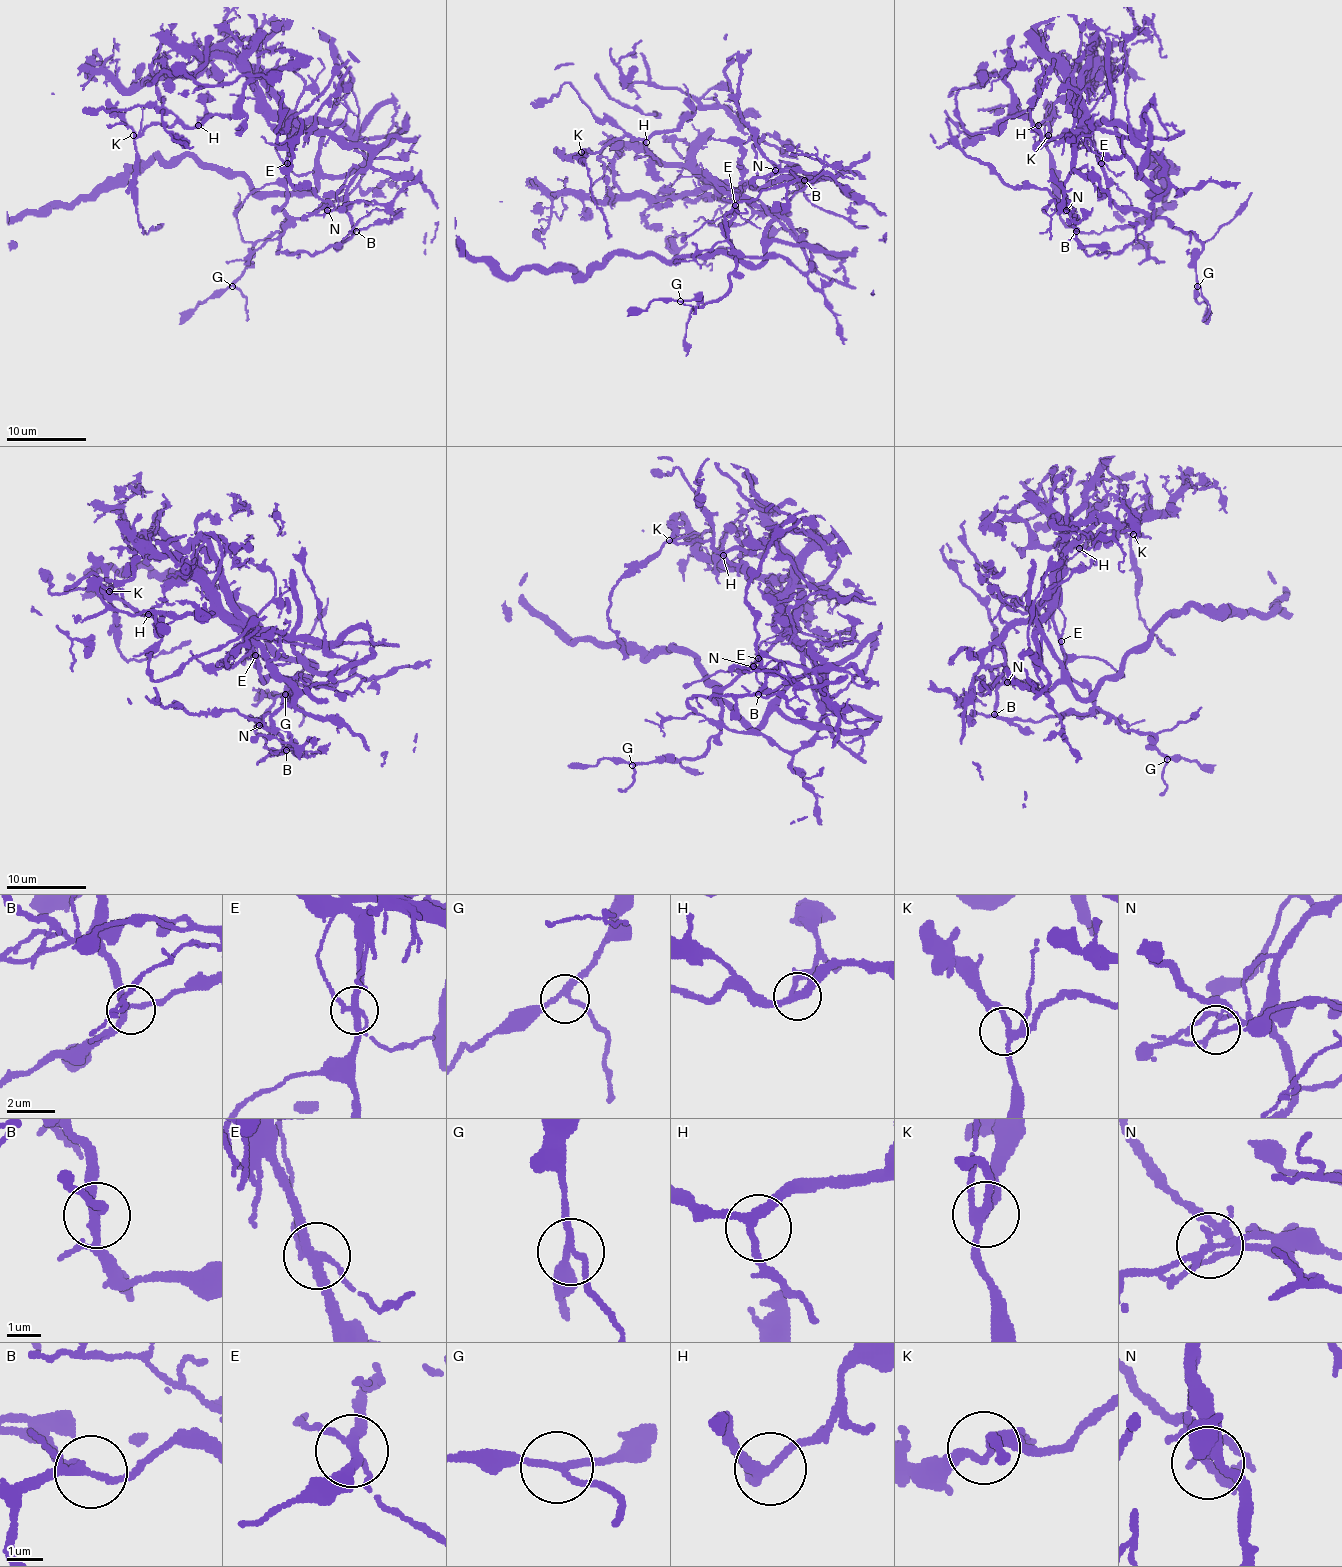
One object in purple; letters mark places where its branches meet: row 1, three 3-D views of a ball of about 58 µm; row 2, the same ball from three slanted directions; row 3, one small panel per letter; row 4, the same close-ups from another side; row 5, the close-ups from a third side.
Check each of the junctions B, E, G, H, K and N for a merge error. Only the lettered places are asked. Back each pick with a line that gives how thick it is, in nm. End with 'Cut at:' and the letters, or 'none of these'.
E: Thickness 240 nm
N: Thickness 190 nm
Cut at: E, N

